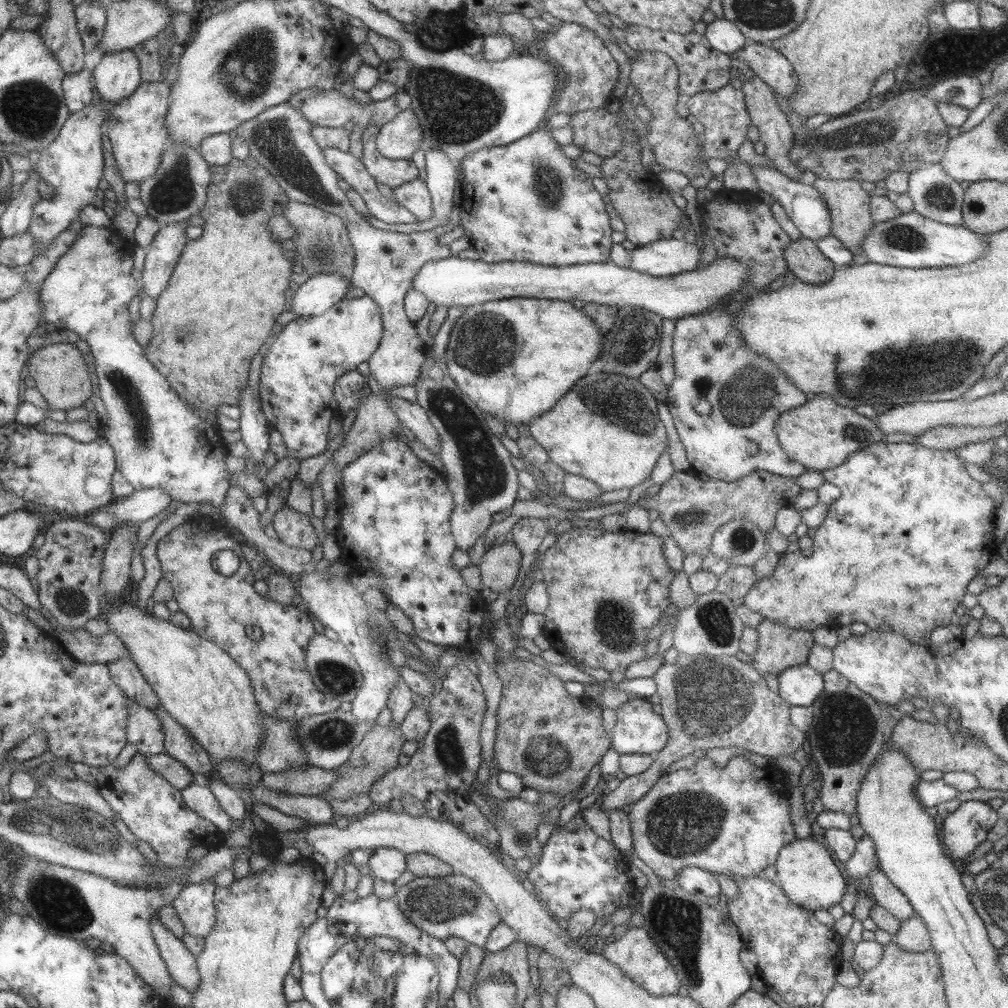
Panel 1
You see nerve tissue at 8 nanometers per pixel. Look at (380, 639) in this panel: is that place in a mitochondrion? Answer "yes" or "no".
yes

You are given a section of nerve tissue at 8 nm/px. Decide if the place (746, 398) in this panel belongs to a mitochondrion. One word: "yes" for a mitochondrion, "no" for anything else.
yes

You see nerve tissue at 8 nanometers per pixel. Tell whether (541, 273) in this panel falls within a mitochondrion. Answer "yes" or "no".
no

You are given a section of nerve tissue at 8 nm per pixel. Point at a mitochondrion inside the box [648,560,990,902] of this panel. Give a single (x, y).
(711, 700)

